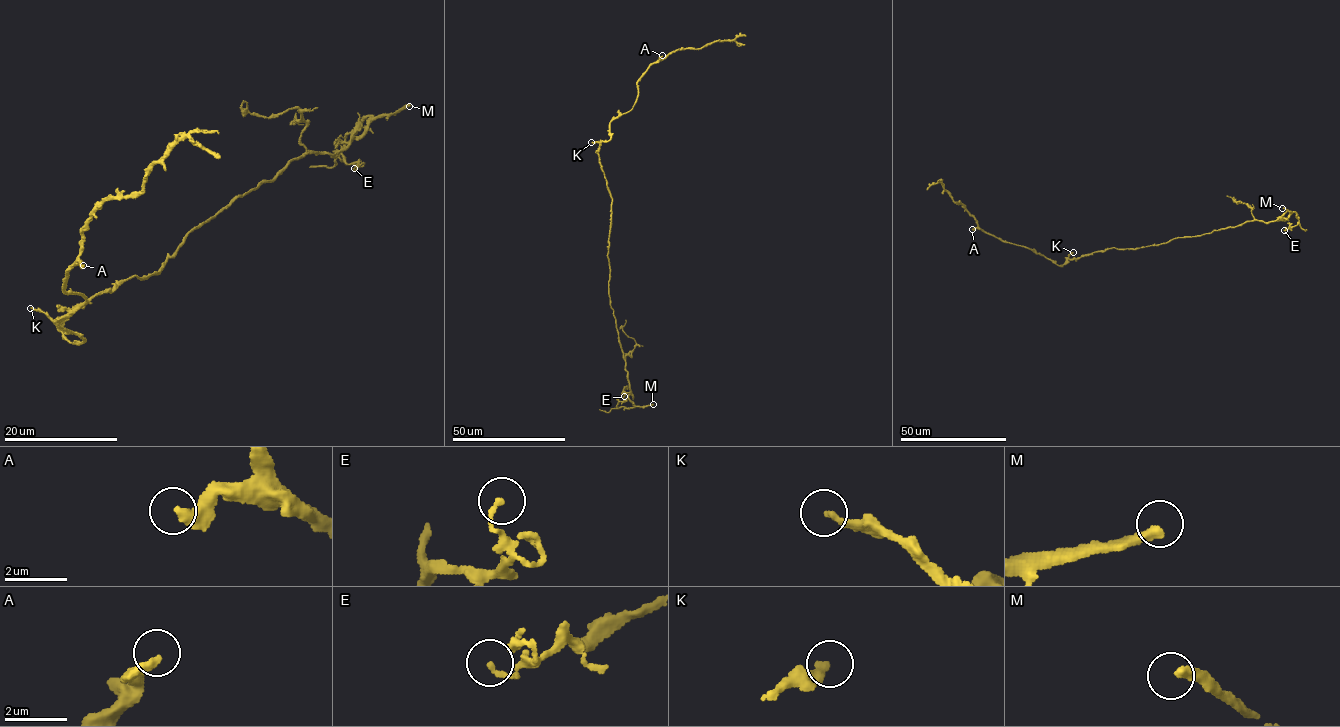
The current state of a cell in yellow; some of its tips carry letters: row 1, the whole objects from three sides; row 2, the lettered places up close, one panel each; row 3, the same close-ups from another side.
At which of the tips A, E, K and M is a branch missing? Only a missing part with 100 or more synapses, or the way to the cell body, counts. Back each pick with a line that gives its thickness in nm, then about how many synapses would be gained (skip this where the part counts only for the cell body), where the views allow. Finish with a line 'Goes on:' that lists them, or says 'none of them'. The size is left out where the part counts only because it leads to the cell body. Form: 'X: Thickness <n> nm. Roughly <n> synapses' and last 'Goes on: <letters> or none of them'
M: Thickness 320 nm
Goes on: M

